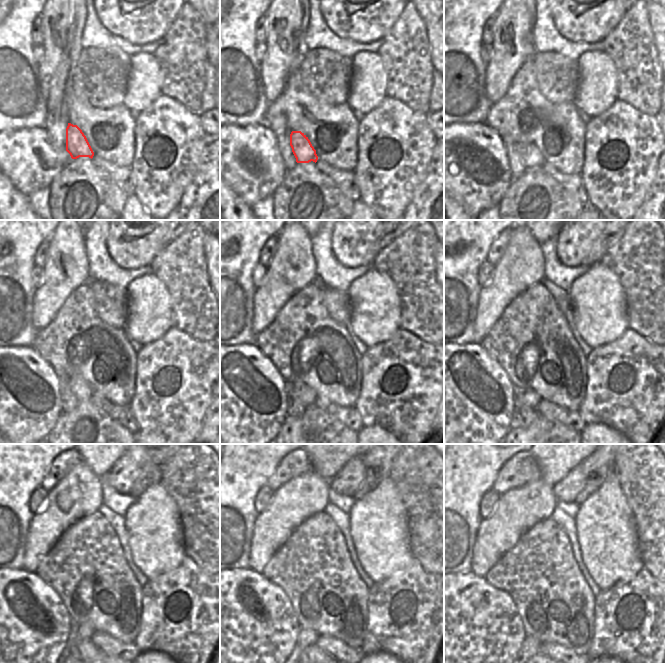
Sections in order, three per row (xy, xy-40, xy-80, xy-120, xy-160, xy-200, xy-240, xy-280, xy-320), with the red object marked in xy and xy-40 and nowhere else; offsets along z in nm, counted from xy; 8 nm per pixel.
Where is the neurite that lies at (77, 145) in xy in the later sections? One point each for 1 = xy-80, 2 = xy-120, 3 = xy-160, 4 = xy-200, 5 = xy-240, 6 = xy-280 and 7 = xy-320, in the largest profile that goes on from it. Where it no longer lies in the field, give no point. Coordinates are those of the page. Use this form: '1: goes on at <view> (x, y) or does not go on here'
1: goes on at xy-80 (530, 155)
2: goes on at xy-120 (82, 391)
3: goes on at xy-160 (307, 396)
4: goes on at xy-200 (530, 398)
5: goes on at xy-240 (85, 630)
6: goes on at xy-280 (306, 637)
7: goes on at xy-320 (530, 646)

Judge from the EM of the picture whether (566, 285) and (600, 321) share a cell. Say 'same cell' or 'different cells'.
different cells

